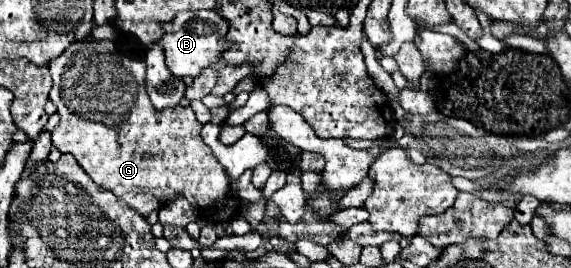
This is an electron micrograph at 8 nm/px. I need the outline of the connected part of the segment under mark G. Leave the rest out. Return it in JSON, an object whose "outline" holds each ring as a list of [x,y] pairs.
{"outline":[[[86,37],[82,39],[80,43],[76,45],[70,45],[68,51],[64,51],[60,57],[56,57],[56,61],[50,61],[48,63],[50,67],[50,75],[52,75],[52,91],[50,91],[50,99],[56,103],[58,107],[58,113],[60,113],[60,123],[58,127],[52,131],[52,143],[54,147],[60,151],[60,153],[70,153],[74,155],[74,159],[80,163],[80,167],[90,175],[90,179],[100,185],[102,189],[108,189],[112,191],[120,201],[124,201],[130,209],[134,209],[136,213],[140,213],[142,217],[148,217],[152,211],[158,211],[162,205],[170,203],[170,201],[176,201],[176,199],[186,199],[194,209],[208,209],[210,205],[222,201],[224,197],[232,197],[232,185],[230,185],[230,177],[226,175],[226,171],[218,165],[218,161],[214,159],[212,155],[212,149],[202,141],[200,137],[200,129],[202,129],[202,123],[196,119],[196,115],[192,113],[190,107],[180,107],[176,105],[174,109],[164,109],[164,111],[158,111],[158,109],[152,109],[152,103],[148,101],[148,95],[146,95],[146,89],[144,89],[144,61],[140,59],[130,59],[126,55],[120,55],[116,51],[116,47],[108,41],[96,41],[94,37]]]}

